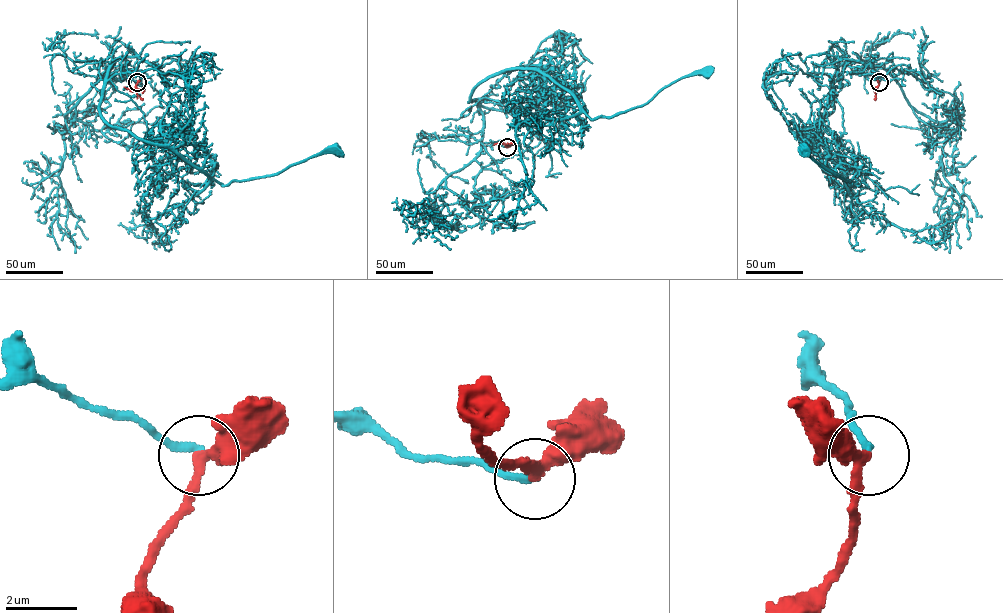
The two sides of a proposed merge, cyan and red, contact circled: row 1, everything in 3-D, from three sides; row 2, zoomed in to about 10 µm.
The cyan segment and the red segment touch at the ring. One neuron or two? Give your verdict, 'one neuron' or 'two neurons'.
two neurons

